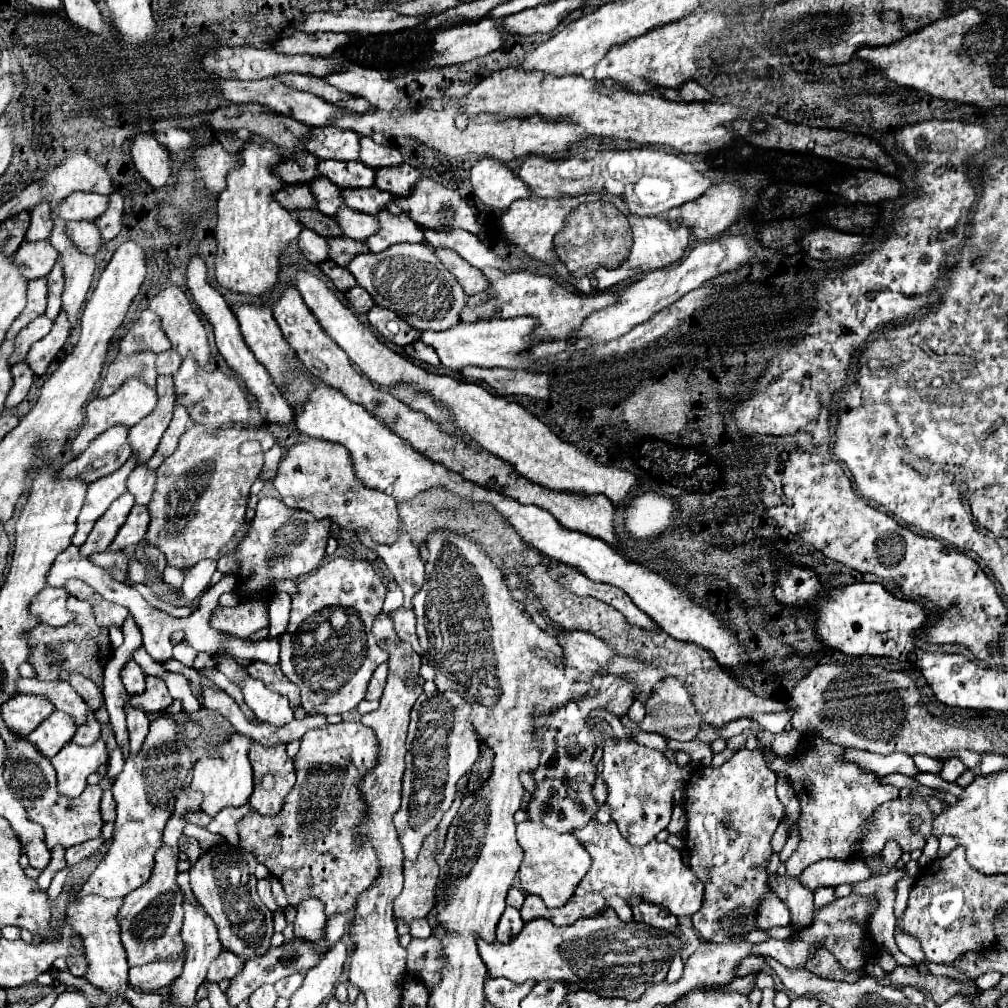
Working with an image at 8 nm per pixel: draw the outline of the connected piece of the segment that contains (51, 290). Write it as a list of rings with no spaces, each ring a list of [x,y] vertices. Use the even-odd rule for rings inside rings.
[[[58,261],[54,269],[48,273],[48,307],[46,315],[50,319],[56,319],[60,309],[62,309],[62,289],[64,289],[64,269],[62,263]]]

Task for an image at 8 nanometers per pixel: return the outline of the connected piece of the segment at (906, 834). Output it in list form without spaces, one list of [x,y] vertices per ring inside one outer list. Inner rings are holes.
[[[896,799],[896,801],[884,803],[874,811],[874,825],[866,835],[862,849],[868,855],[878,853],[884,849],[884,843],[888,839],[896,839],[902,851],[908,851],[908,853],[914,849],[922,849],[926,839],[932,835],[932,823],[934,823],[934,813],[924,799],[918,799],[918,801]],[[914,813],[922,817],[922,825],[918,831],[910,831],[910,825],[908,825]]]

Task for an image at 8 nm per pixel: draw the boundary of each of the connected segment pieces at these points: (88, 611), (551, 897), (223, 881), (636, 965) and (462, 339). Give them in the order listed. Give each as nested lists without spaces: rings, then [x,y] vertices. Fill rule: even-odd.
[[[70,597],[70,609],[76,611],[76,619],[72,625],[64,625],[64,627],[38,627],[34,629],[34,633],[30,635],[30,645],[34,645],[34,653],[30,655],[30,665],[36,669],[38,679],[66,679],[68,673],[80,673],[88,679],[92,679],[94,683],[102,685],[102,673],[104,673],[104,665],[108,655],[112,653],[112,647],[108,647],[108,629],[98,627],[96,619],[94,619],[94,609],[88,601],[76,601]]]
[[[530,819],[524,823],[518,823],[516,835],[518,835],[520,847],[524,849],[524,859],[518,871],[522,889],[530,895],[542,897],[542,901],[550,909],[564,905],[570,899],[576,883],[586,875],[586,871],[592,865],[592,859],[586,853],[586,849],[578,843],[578,839],[572,833],[558,833]]]
[[[222,841],[200,855],[200,859],[190,867],[190,885],[218,927],[222,945],[236,953],[244,963],[250,957],[258,957],[270,947],[270,937],[274,933],[272,913],[256,895],[256,877],[254,867],[258,861],[252,853],[246,853],[242,847],[234,847],[228,841]]]
[[[614,911],[602,913],[602,917],[590,917],[590,919],[578,919],[574,925],[568,927],[556,927],[548,919],[534,919],[528,921],[522,931],[512,937],[508,943],[486,943],[484,939],[476,941],[478,953],[488,969],[488,977],[506,977],[514,983],[526,983],[526,981],[542,981],[542,979],[560,979],[566,983],[576,985],[578,989],[624,989],[618,993],[624,993],[624,997],[640,997],[642,989],[646,985],[658,983],[666,977],[668,961],[676,951],[682,947],[682,939],[674,933],[662,933],[660,929],[650,929],[648,925],[630,921],[624,923],[618,919]]]
[[[512,317],[512,319],[492,319],[478,323],[458,323],[446,331],[424,331],[420,341],[436,349],[442,365],[448,371],[460,373],[468,365],[476,367],[506,367],[506,369],[522,369],[526,359],[520,357],[532,341],[526,341],[526,333],[534,329],[534,321],[530,317]]]

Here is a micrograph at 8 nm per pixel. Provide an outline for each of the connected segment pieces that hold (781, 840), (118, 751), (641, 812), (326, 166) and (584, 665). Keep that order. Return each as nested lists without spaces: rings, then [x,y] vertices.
[[[787,820],[781,821],[776,832],[772,837],[772,850],[773,853],[779,853],[785,845],[788,838],[788,824]]]
[[[116,745],[116,749],[110,753],[110,761],[108,761],[108,775],[112,777],[112,781],[114,781],[114,777],[122,771],[122,765],[124,765],[122,747],[120,747],[120,745]]]
[[[596,721],[594,727],[604,735],[604,769],[602,779],[608,787],[606,805],[610,805],[612,821],[618,825],[620,833],[634,845],[646,845],[662,829],[668,827],[674,807],[674,791],[686,785],[690,773],[680,773],[680,767],[670,763],[660,751],[640,745],[634,737],[618,739],[618,743],[604,731],[602,721]]]
[[[322,161],[318,165],[322,169],[322,177],[330,179],[340,189],[356,189],[356,187],[374,187],[376,173],[368,165],[354,161],[346,165],[346,161]]]
[[[566,631],[558,641],[564,647],[566,667],[574,667],[582,673],[598,673],[608,667],[612,657],[616,657],[604,639],[590,633]]]

